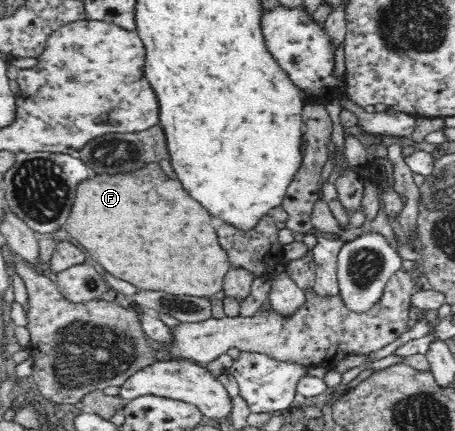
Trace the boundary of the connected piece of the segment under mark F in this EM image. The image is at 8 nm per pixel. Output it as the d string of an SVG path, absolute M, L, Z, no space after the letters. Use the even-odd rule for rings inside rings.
M149 164L141 172L117 176L95 176L76 190L77 198L69 214L65 228L89 256L106 272L143 290L161 290L175 296L211 298L223 290L223 276L232 268L228 254L219 246L215 228L211 226L211 214L199 206L181 186L171 180L157 164Z

